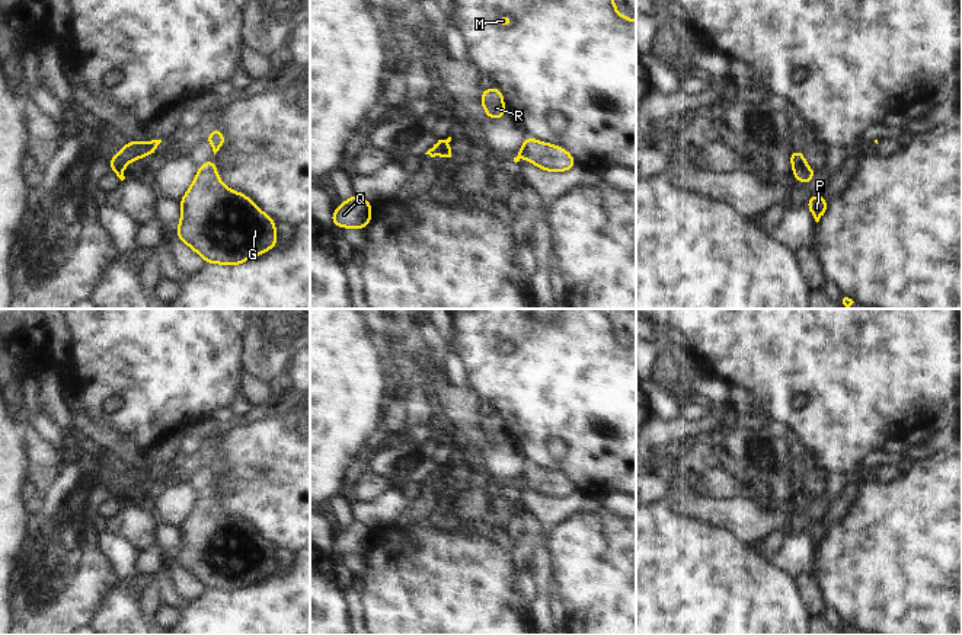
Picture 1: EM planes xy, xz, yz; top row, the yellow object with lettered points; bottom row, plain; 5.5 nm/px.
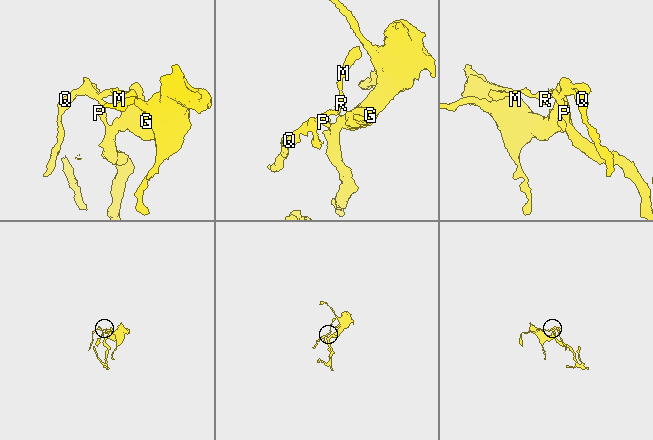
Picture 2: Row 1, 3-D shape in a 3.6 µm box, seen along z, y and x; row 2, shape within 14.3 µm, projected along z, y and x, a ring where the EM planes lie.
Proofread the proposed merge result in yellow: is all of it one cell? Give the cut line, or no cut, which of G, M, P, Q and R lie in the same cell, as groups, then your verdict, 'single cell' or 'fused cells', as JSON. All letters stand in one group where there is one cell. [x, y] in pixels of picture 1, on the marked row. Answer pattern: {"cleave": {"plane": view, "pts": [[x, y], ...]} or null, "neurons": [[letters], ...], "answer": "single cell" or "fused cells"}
{"cleave": {"plane": "xz", "pts": [[446, 142], [441, 144], [440, 153]]}, "neurons": [["G", "P"], ["M", "Q", "R"]], "answer": "fused cells"}

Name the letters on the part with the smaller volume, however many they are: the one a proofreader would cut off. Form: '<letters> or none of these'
M, Q, R

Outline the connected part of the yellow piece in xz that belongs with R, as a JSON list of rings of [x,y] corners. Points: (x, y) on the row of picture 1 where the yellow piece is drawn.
[[[496,86],[489,90],[480,92],[480,102],[485,108],[486,117],[489,117],[490,119],[499,119],[501,117],[508,114],[504,105],[504,95]]]

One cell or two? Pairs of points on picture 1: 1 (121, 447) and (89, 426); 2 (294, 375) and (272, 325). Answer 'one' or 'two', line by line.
1: one
2: two

